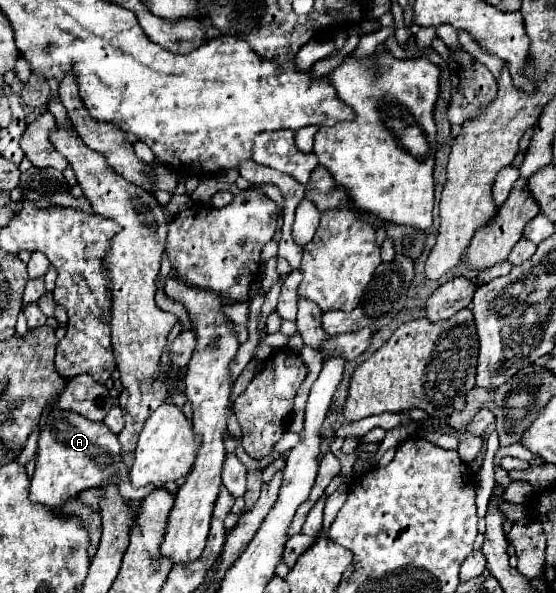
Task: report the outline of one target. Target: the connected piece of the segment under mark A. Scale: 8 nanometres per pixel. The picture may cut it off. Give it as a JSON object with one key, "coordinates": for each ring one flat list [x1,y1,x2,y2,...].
{"coordinates":[[53,408,47,414,45,426,39,432,39,450,37,450,37,460,35,460,35,472,31,478,31,490,29,490,29,500,57,508,63,506,75,492,81,492,91,486,101,486,107,480,115,478,123,498,129,500,141,500,151,492,151,488,141,488,135,490,131,482,127,480,127,466,121,458,111,456,121,456,121,444,117,440,117,434,109,432,103,422,91,422,81,414,69,412,69,410,59,410]]}

